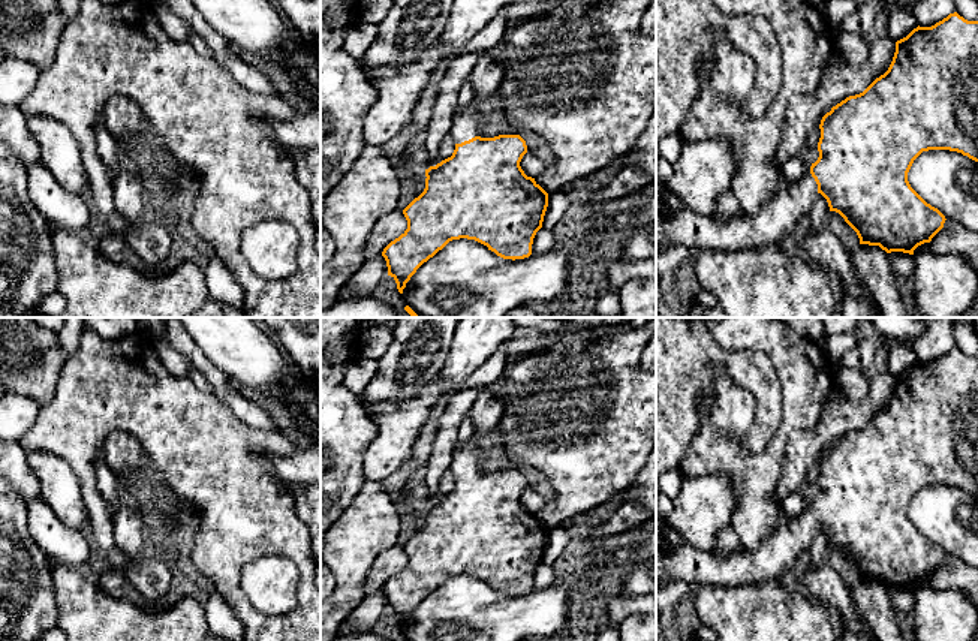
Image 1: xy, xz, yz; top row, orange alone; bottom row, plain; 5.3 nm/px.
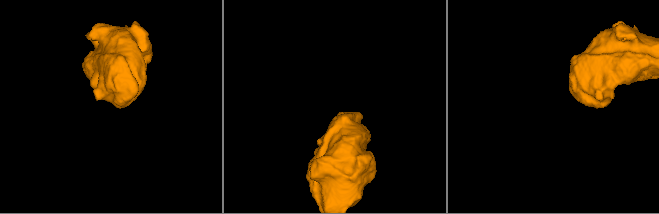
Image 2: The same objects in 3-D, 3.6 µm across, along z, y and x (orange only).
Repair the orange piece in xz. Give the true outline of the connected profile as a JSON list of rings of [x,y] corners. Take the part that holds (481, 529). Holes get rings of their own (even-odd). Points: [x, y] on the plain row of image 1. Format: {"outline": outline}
{"outline": [[[476,437],[467,443],[457,442],[449,464],[455,478],[452,491],[425,505],[424,527],[403,545],[407,565],[382,587],[388,611],[395,616],[400,629],[416,605],[452,575],[475,575],[503,595],[532,590],[533,574],[542,563],[548,542],[548,529],[520,502],[527,488],[520,470],[478,470],[481,448]]]}

